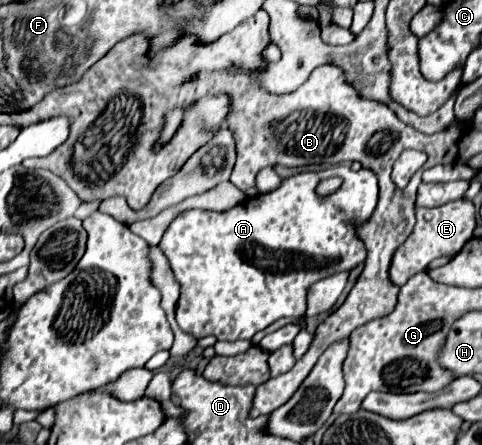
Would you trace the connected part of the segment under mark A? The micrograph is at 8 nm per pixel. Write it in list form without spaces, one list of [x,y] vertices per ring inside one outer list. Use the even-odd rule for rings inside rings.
[[[323,163],[306,168],[293,178],[285,178],[275,192],[259,194],[227,212],[189,210],[173,220],[161,240],[161,250],[181,282],[181,298],[175,318],[183,332],[197,340],[205,336],[215,336],[217,340],[253,338],[279,318],[303,316],[311,284],[337,272],[353,270],[365,260],[365,244],[357,240],[353,228],[361,220],[367,220],[377,204],[379,186],[375,172],[367,168],[355,172],[349,168],[349,163]],[[330,177],[343,178],[343,184],[335,194],[325,196],[323,200],[315,194],[315,186],[319,180]]]

